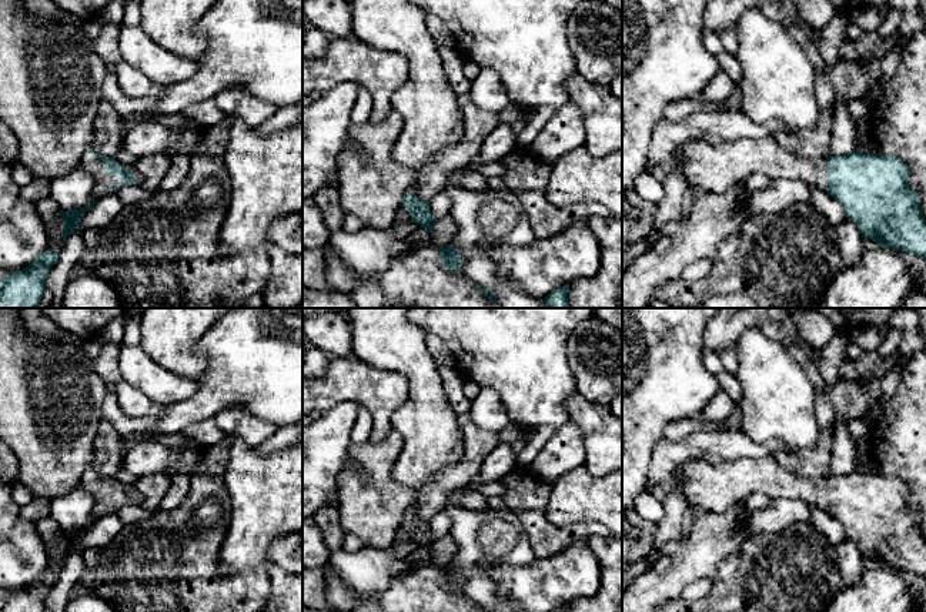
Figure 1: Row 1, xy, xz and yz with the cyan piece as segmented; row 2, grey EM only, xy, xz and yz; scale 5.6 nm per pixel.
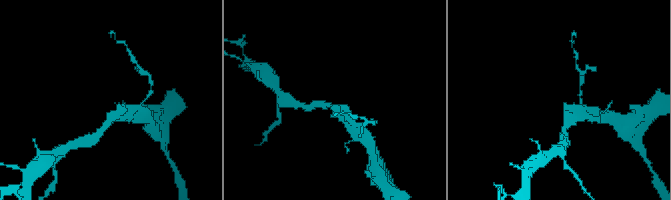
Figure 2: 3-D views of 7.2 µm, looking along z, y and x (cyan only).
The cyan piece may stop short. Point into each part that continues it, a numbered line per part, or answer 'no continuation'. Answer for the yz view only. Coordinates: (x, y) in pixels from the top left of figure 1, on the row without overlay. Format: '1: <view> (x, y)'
1: yz (714, 487)

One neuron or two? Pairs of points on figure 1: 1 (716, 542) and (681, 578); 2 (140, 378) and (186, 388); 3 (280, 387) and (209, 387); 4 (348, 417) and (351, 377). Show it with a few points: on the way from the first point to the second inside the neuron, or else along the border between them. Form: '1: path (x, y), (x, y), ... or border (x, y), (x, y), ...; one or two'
1: path (708, 551), (689, 569); one
2: path (151, 380), (161, 387), (174, 388); one
3: path (263, 387), (226, 387); one
4: border (361, 407), (353, 401), (341, 401), (323, 412); two

